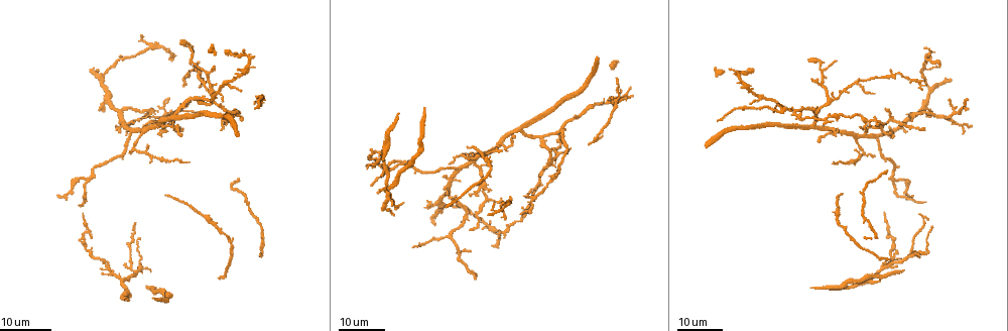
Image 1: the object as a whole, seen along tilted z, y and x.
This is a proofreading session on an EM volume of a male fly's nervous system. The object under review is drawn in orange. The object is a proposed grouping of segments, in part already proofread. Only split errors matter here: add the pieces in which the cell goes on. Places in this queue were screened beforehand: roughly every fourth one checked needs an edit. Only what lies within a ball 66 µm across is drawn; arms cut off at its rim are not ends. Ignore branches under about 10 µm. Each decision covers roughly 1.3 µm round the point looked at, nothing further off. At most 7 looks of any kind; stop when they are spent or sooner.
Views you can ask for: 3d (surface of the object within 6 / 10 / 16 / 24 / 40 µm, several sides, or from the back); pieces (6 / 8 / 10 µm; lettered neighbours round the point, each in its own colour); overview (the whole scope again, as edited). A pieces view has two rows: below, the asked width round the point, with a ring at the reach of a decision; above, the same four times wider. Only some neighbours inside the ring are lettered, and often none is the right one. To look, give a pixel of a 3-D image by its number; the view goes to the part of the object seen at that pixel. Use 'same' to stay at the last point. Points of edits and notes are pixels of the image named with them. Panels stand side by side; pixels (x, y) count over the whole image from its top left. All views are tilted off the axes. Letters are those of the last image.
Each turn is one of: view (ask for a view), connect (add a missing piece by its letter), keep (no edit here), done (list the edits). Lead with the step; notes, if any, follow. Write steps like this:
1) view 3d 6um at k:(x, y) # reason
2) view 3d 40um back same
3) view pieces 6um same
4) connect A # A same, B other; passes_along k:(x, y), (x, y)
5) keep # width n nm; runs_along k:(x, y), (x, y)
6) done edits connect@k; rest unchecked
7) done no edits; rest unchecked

view 3d 24um at 1:(135, 222) # an open end

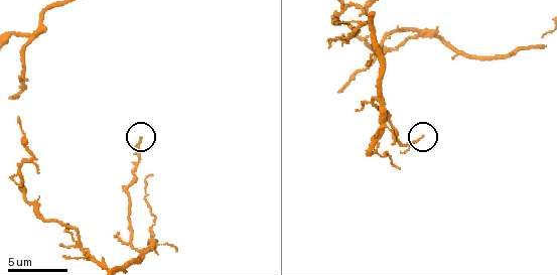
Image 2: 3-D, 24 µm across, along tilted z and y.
view pieces 10um at 2:(140, 138)

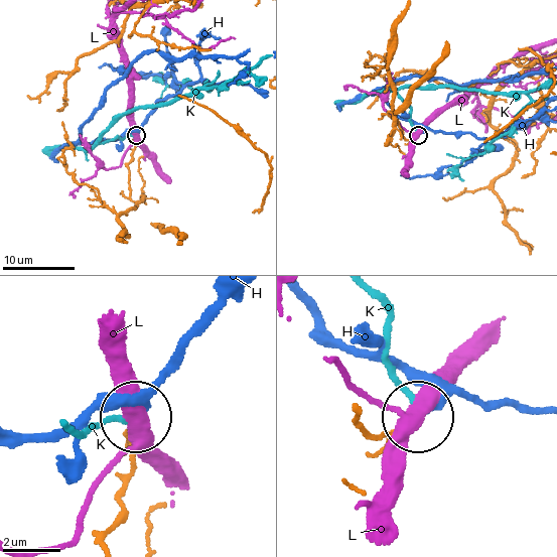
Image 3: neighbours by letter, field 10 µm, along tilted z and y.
keep # H other, K other, L other; no lettered piece goes on from it

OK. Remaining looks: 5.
view 3d 6um at 2:(328, 40) # free end

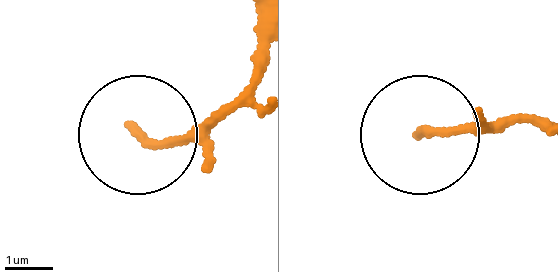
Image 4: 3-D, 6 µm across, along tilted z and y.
view pieces 8um at 4:(418, 134)

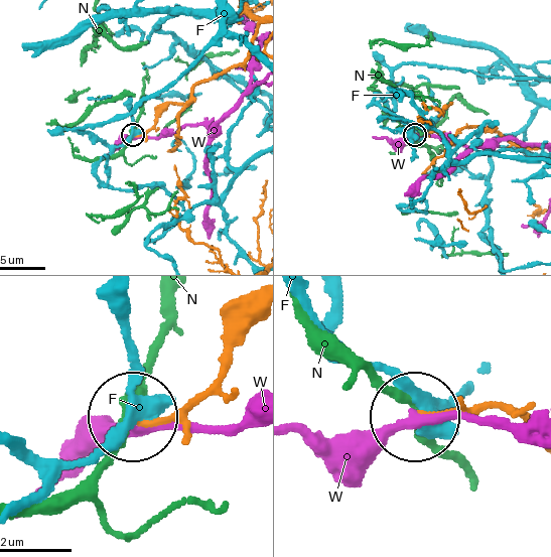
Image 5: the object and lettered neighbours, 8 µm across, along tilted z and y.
keep # width 160 nm; F other, N other, W other; runs_along 5:(256, 315), (216, 379), (161, 417), (133, 418); no lettered piece goes on from it

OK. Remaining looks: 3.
view 3d 16um at 1:(190, 160)

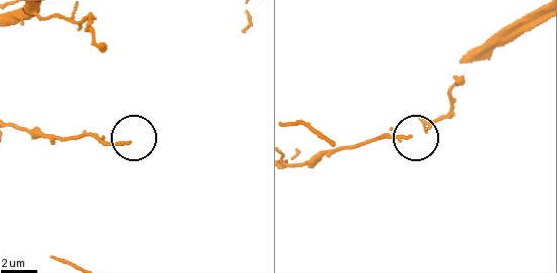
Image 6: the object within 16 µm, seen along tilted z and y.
view pieces 10um at 6:(408, 136)

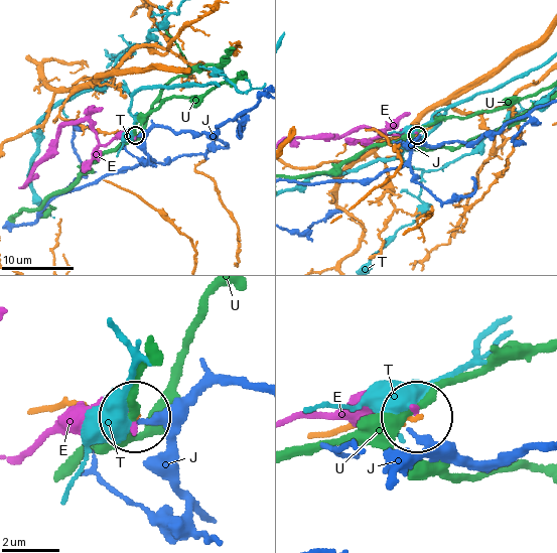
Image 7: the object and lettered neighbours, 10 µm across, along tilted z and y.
keep # E other, J other, T other, U other; none of them fits

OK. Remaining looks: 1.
done no edits; rest unchecked

